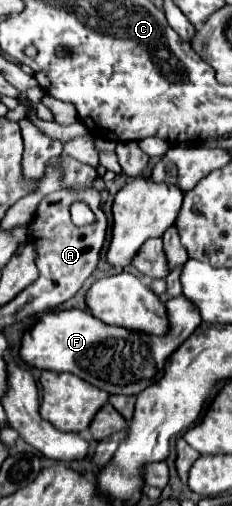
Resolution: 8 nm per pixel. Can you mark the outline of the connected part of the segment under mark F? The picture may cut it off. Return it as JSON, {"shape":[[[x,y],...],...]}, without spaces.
{"shape":[[[184,296],[170,298],[166,302],[166,312],[170,326],[164,336],[150,336],[120,326],[108,326],[90,312],[78,308],[46,312],[34,324],[26,326],[20,344],[20,358],[30,368],[76,374],[108,394],[140,394],[144,388],[162,378],[170,354],[174,354],[174,350],[178,350],[178,346],[202,322],[198,308]]]}

